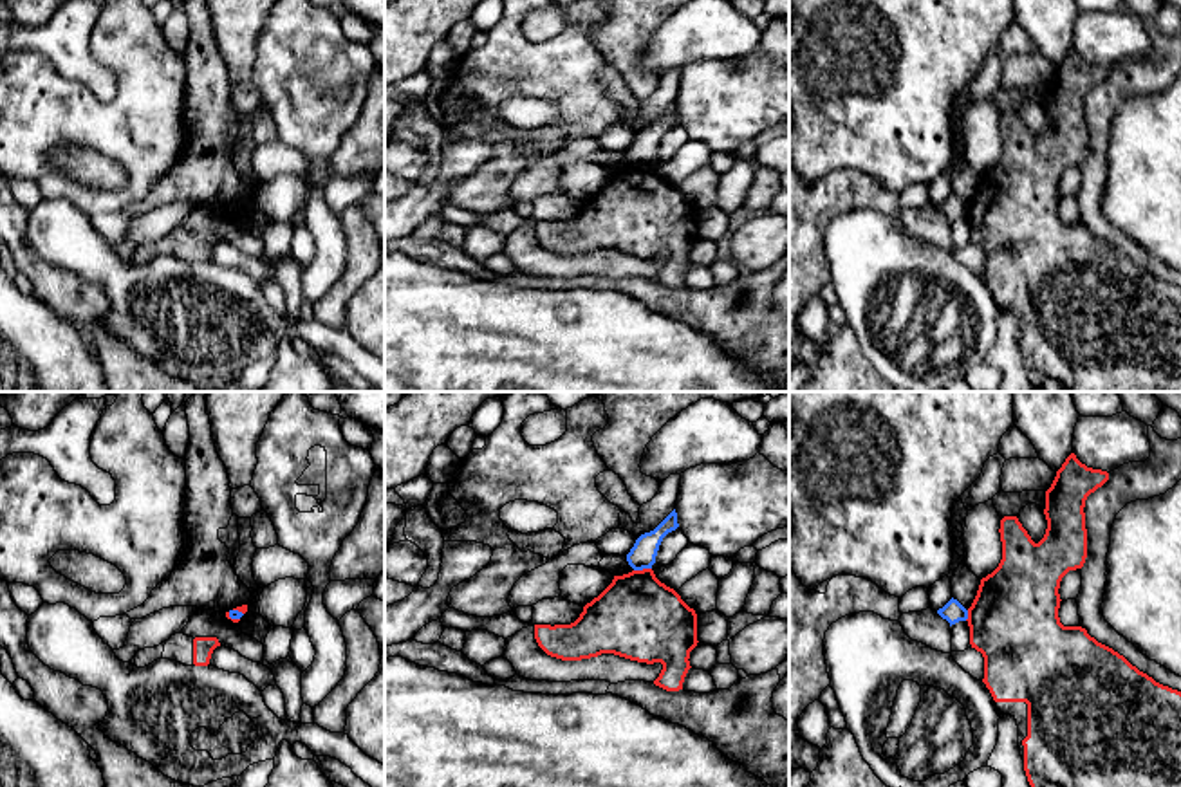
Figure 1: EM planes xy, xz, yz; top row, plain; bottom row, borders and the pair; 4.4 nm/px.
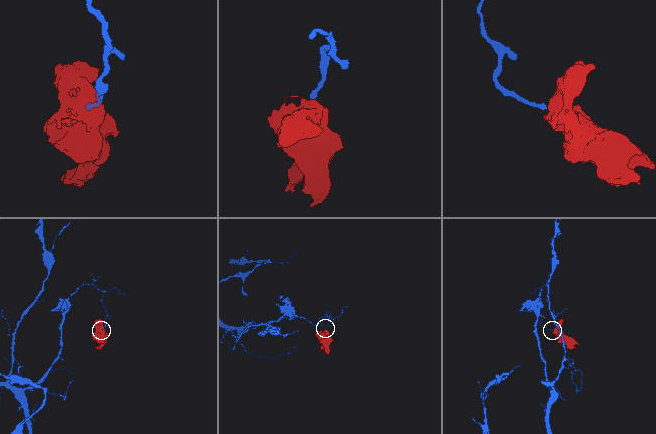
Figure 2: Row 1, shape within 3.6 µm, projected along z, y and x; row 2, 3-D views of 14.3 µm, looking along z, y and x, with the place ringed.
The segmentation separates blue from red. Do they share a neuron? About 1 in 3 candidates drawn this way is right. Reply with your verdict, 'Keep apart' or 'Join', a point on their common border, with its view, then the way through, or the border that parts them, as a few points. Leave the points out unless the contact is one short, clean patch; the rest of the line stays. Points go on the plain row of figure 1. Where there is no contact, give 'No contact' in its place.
Keep apart. Touches blue at xz (641, 165). Boundary: xz (650, 163), (634, 166)

